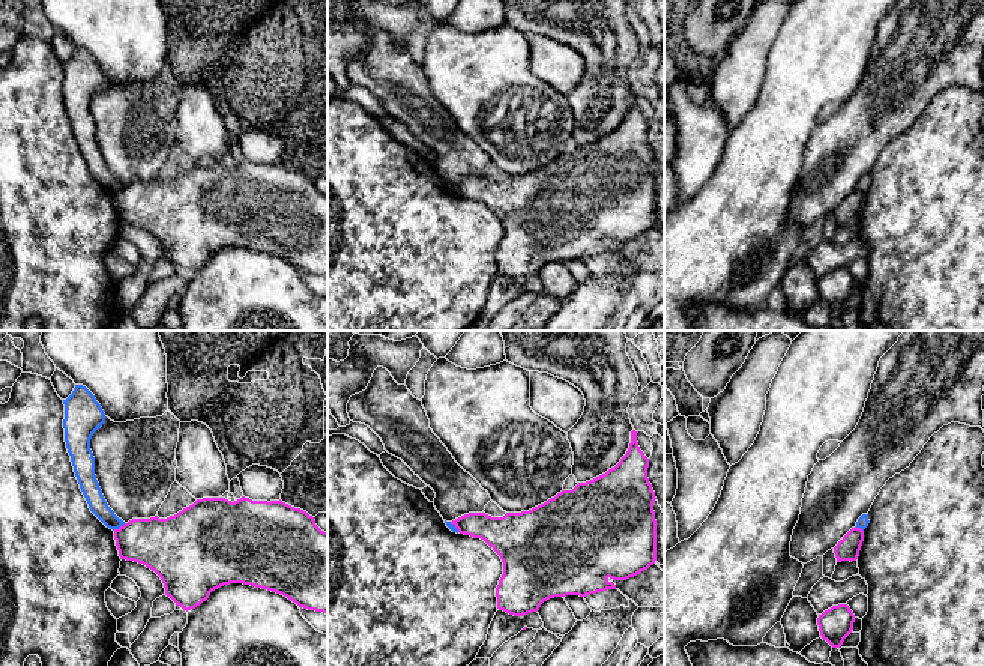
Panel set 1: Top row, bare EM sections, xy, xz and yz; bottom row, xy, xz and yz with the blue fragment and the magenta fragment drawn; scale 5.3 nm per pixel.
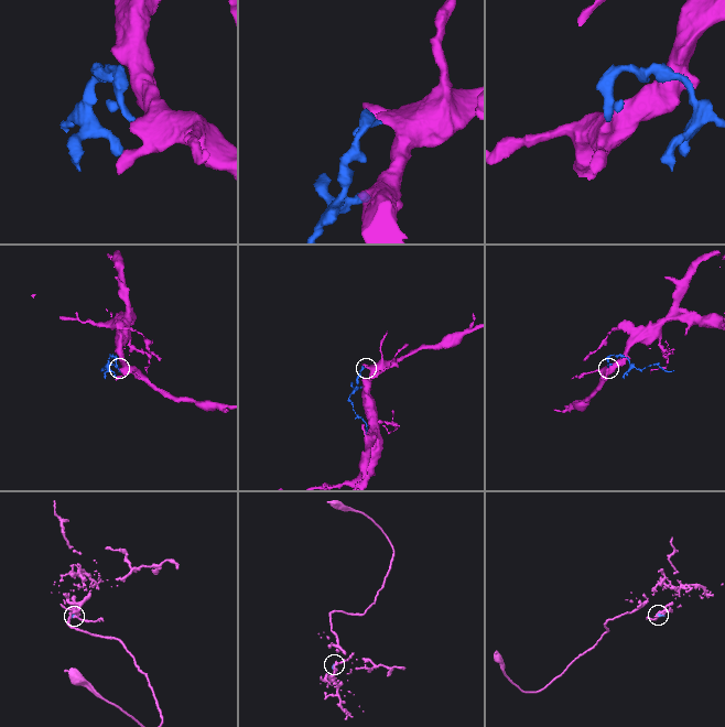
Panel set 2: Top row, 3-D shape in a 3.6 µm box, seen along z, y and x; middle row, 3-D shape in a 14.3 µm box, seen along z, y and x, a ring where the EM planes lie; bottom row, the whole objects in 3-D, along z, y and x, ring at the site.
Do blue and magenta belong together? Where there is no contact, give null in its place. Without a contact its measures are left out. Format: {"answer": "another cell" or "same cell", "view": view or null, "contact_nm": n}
{"answer": "another cell", "view": "xy", "contact_nm": 80}

